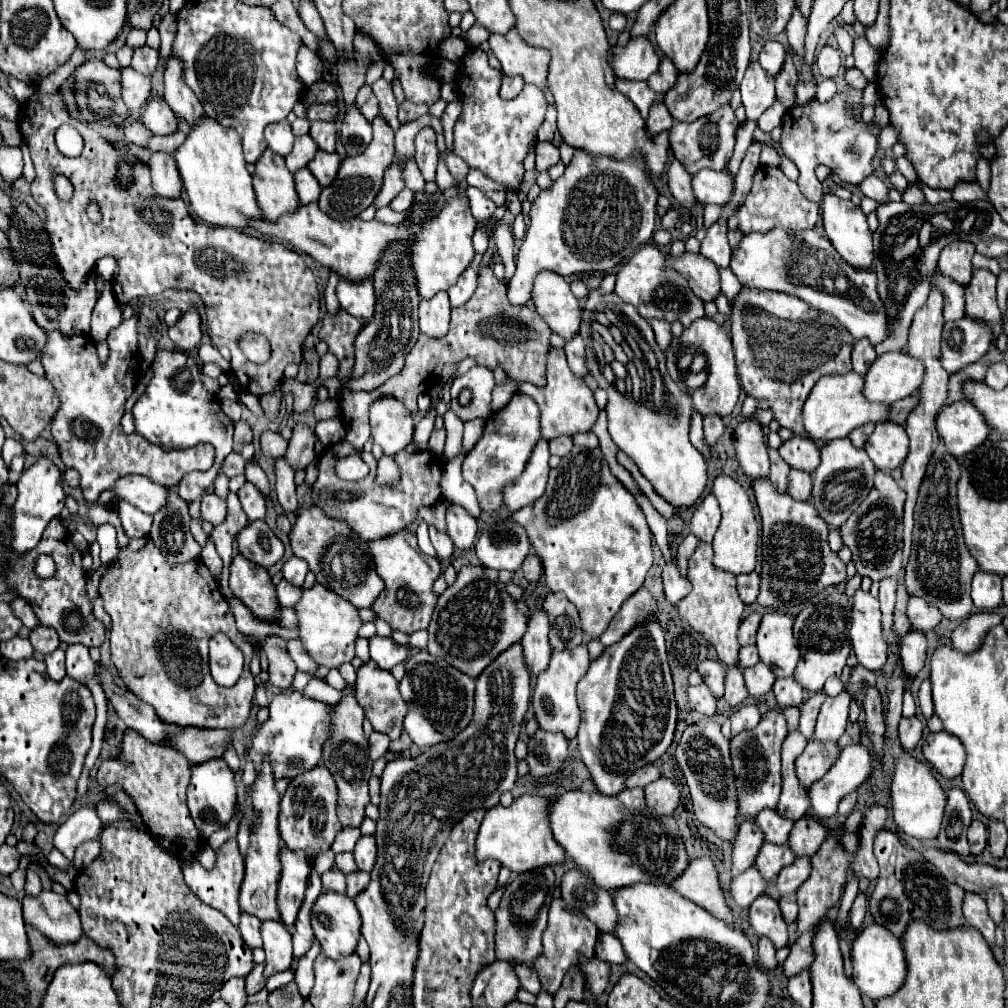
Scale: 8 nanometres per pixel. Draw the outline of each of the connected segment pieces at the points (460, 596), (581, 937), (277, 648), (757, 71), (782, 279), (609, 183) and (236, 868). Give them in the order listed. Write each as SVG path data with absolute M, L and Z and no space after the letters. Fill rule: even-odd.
M464 565L458 579L448 587L434 609L428 633L428 651L470 677L478 677L500 653L518 643L526 631L526 617L514 605L496 569Z
M552 899L552 903L550 903L550 923L548 923L548 927L542 935L544 953L534 961L534 969L540 975L544 991L554 995L560 989L560 983L562 983L564 975L568 973L568 969L572 965L580 967L580 957L586 957L586 959L596 957L594 945L596 945L598 933L600 933L598 927L588 917L584 917L584 913L564 907L562 899Z
M266 637L262 643L262 651L268 657L268 671L270 671L270 683L280 689L292 687L294 675L296 675L296 663L290 659L286 641L282 637Z
M750 63L744 79L740 83L742 103L746 109L746 117L758 121L758 117L774 103L774 77L768 75L760 63Z
M772 227L768 233L746 233L732 251L730 269L748 289L796 295L812 307L838 317L854 339L868 339L878 345L888 335L888 311L876 291L876 273L858 271L844 263L832 243L814 229L784 231L782 227ZM838 277L844 279L844 287L836 283Z
M576 151L574 159L566 167L566 173L554 181L550 191L542 191L532 203L530 227L524 243L518 251L516 273L508 283L508 301L512 305L524 305L532 295L532 283L540 271L554 271L562 277L588 271L610 271L632 257L642 245L648 243L656 225L656 201L658 191L644 171L644 161L638 155L628 161L614 161L610 157L592 157L584 151Z
M236 837L228 839L218 851L216 851L216 863L212 869L204 869L198 859L192 859L192 863L184 863L180 859L180 869L184 875L186 885L192 889L192 893L202 899L206 905L222 911L234 925L240 923L240 905L238 905L238 895L240 895L240 885L244 879L244 859L238 851L238 841Z

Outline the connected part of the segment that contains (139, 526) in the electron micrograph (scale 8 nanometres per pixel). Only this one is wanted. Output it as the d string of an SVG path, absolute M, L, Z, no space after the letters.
M118 501L114 509L118 511L118 517L128 537L148 537L152 527L152 515L146 515L138 507L132 507L132 503L124 501Z

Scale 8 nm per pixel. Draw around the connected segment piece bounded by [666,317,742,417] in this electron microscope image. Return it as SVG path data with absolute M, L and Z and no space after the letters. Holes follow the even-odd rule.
M702 317L702 319L696 319L688 329L684 329L682 337L674 339L672 345L670 345L670 351L666 353L668 357L668 373L670 377L682 387L682 391L690 393L692 395L692 401L694 401L694 409L702 415L708 415L708 413L716 413L720 417L726 417L732 413L732 409L736 407L738 403L738 397L740 397L740 383L738 383L738 375L736 375L736 365L734 365L734 351L732 351L732 341L728 337L728 333L718 325L714 323L712 319L708 317ZM694 347L698 353L702 353L706 357L706 373L708 373L708 379L706 383L700 387L700 389L688 389L676 367L676 359L678 355L684 351L684 349L690 349Z

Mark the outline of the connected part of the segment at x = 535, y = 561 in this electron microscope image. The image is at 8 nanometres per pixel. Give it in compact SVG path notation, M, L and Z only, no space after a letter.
M534 553L528 555L526 561L524 561L524 565L522 565L522 571L524 571L524 577L528 581L538 581L540 575L542 575L542 563L540 563L540 559Z

